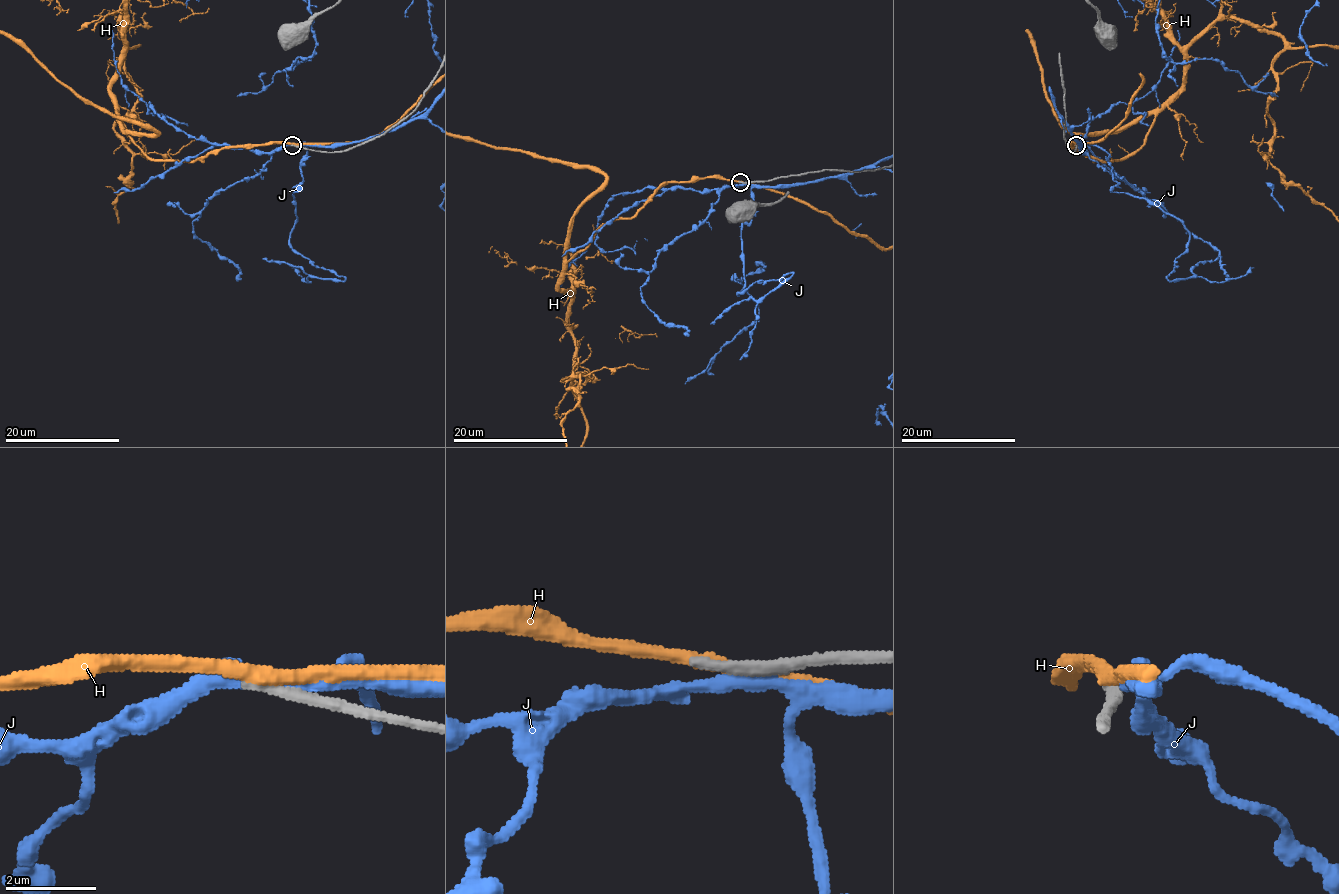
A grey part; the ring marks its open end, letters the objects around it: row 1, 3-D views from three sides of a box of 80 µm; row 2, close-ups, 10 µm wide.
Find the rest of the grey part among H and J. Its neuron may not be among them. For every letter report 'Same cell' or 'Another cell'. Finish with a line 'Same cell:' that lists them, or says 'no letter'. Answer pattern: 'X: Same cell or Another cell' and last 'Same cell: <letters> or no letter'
H: Another cell
J: Another cell
Same cell: no letter

